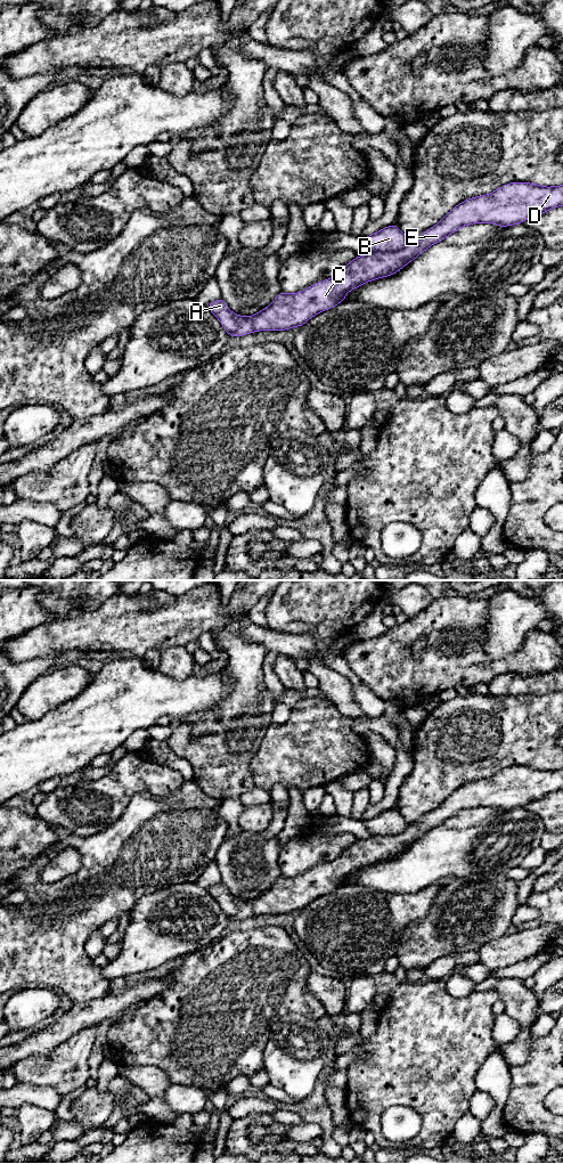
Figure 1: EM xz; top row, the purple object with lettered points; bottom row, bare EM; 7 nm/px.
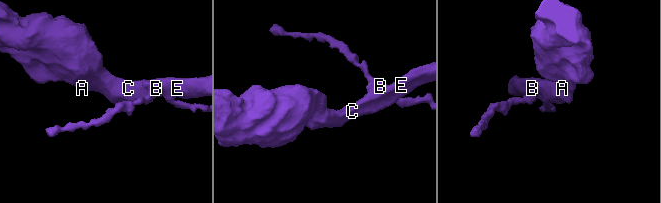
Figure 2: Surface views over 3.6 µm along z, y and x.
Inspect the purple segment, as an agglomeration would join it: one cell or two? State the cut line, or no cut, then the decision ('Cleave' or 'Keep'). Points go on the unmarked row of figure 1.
Split along xz (408, 823), (400, 832), (372, 836). Cleave

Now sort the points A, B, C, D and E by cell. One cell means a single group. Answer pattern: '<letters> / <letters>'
A C D E / B

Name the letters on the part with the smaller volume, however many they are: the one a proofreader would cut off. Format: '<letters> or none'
A, C, D, E

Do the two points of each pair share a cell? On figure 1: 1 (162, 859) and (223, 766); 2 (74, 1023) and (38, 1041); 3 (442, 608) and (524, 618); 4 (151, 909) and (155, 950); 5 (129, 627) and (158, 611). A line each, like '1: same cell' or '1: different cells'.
1: different cells
2: same cell
3: different cells
4: same cell
5: same cell

